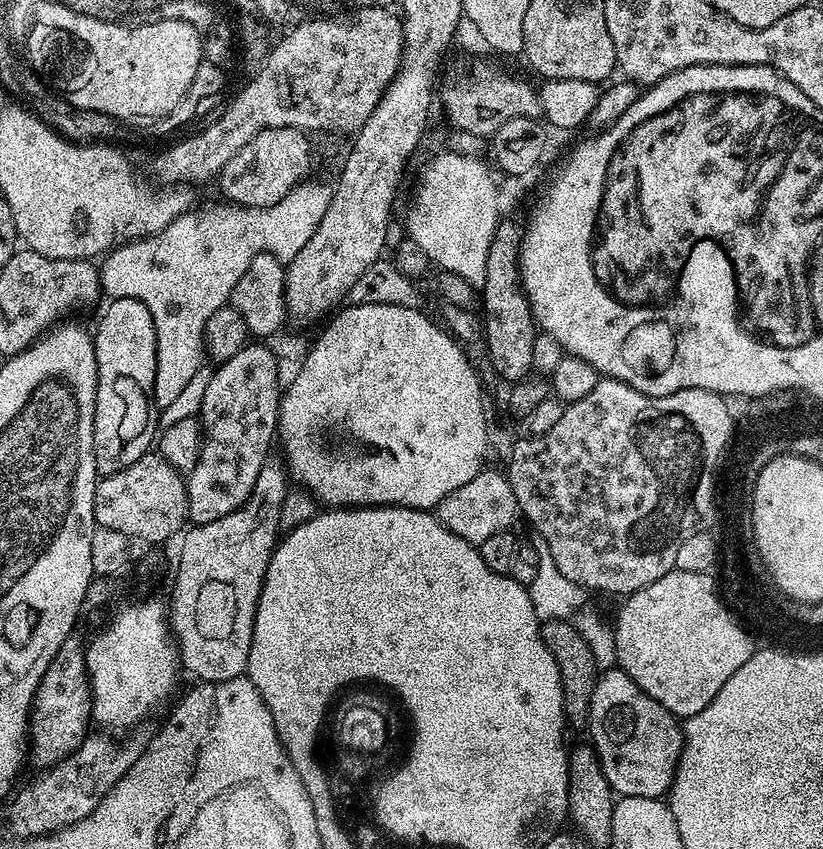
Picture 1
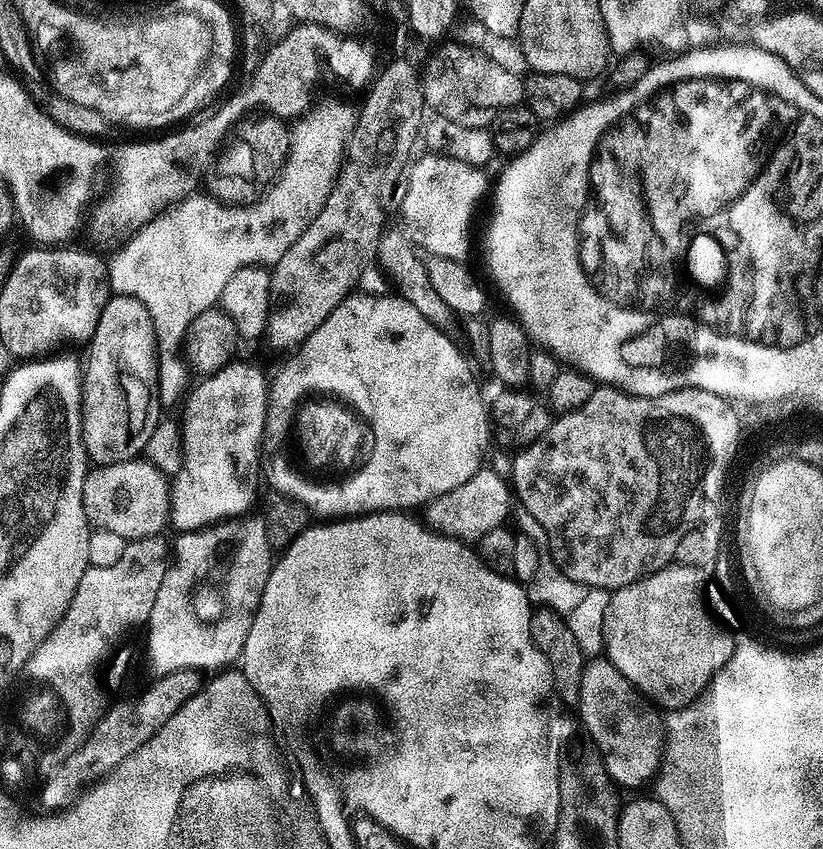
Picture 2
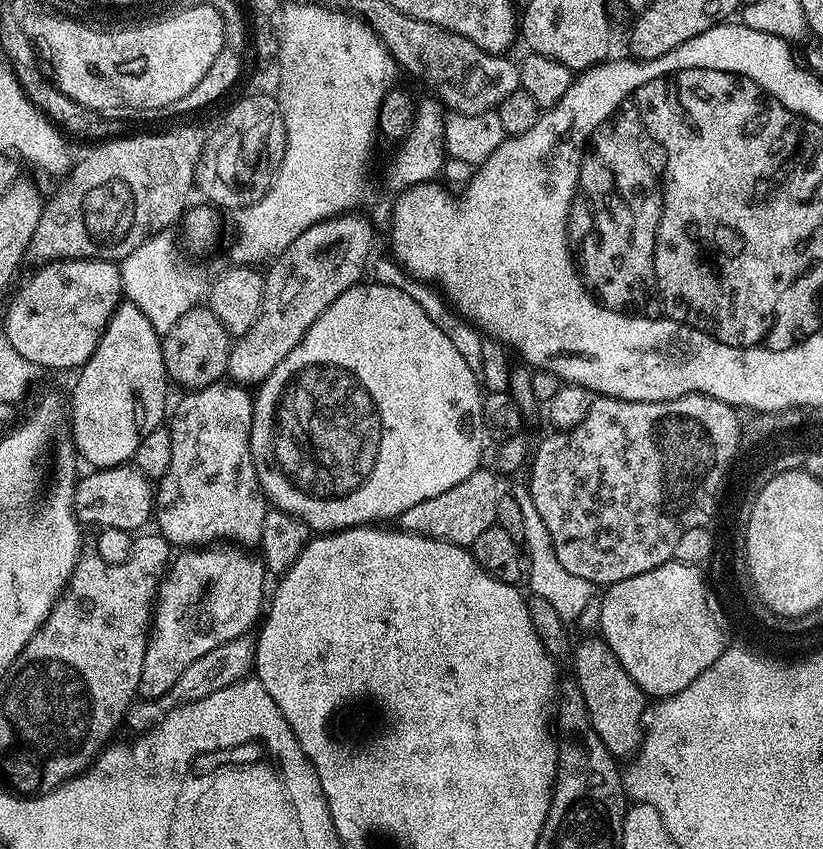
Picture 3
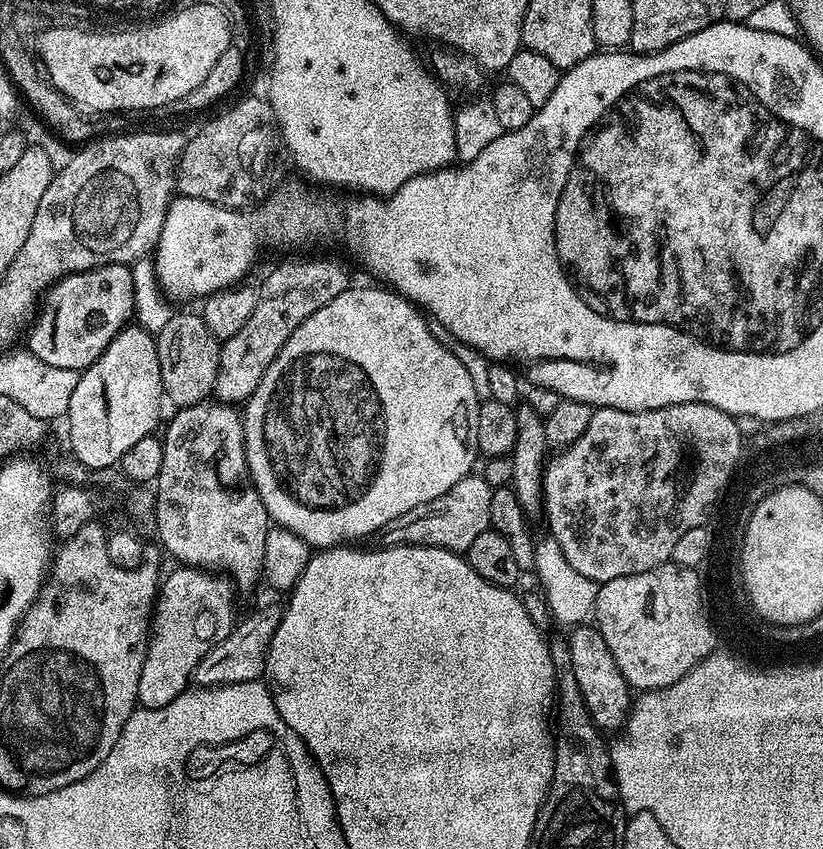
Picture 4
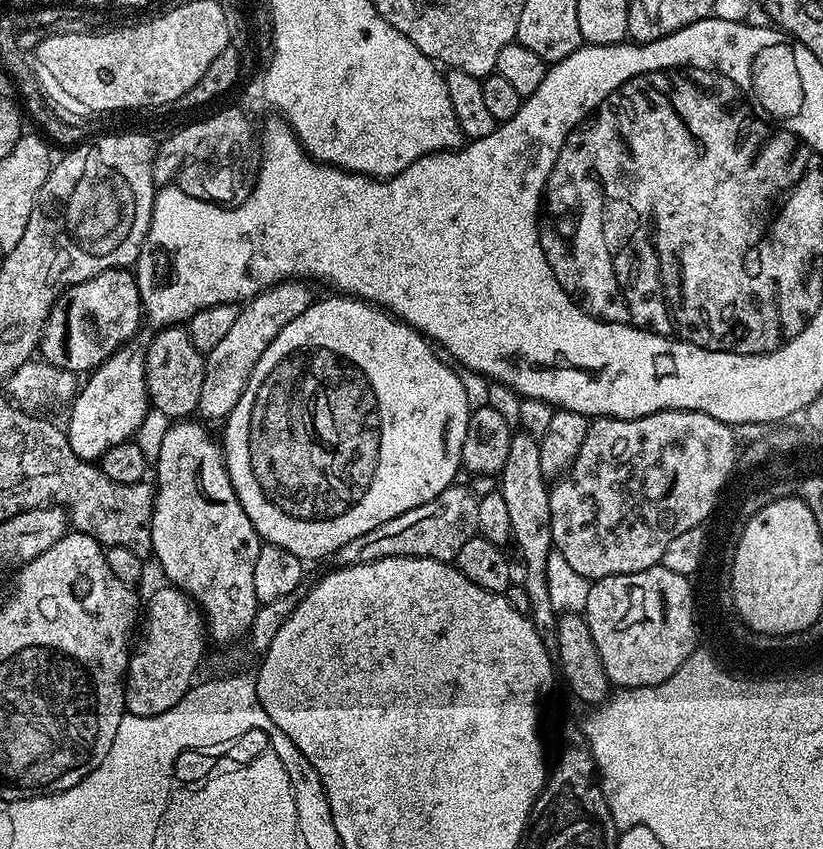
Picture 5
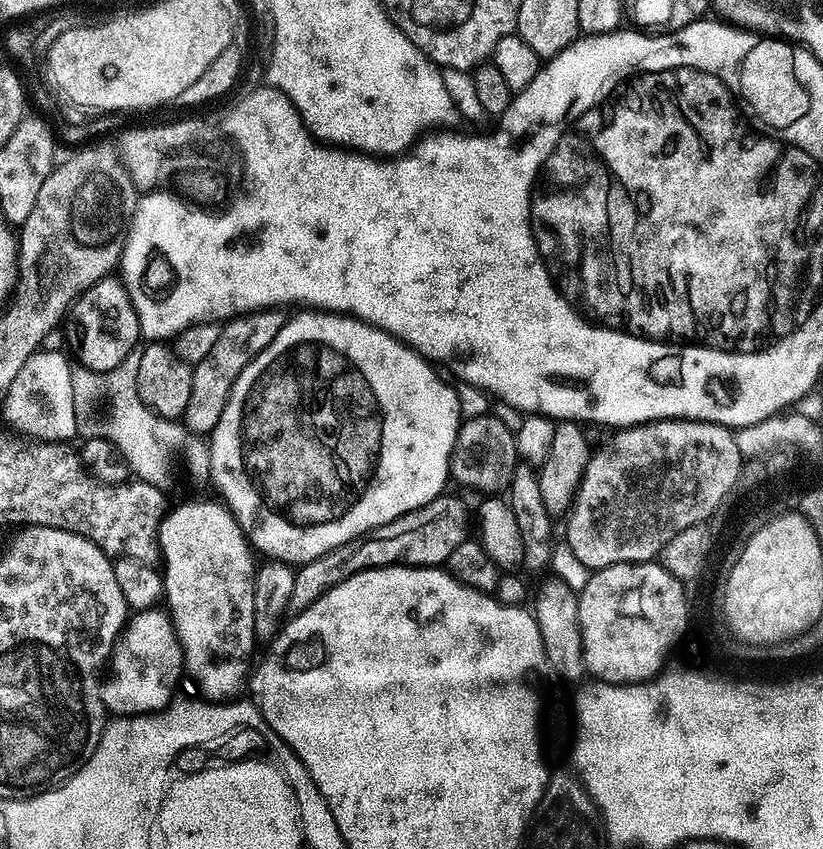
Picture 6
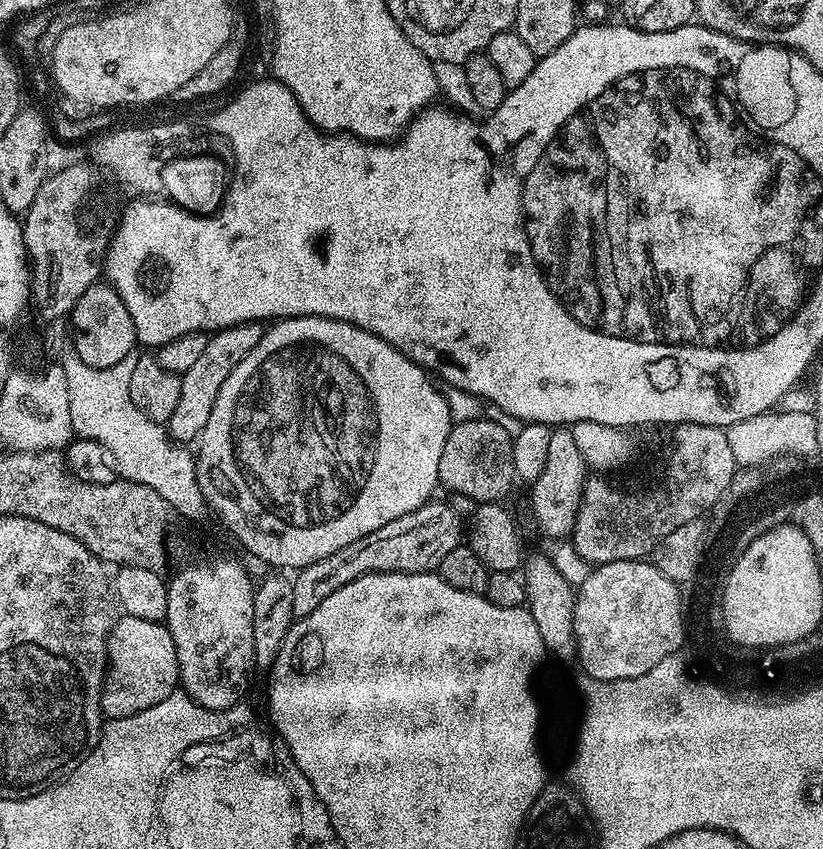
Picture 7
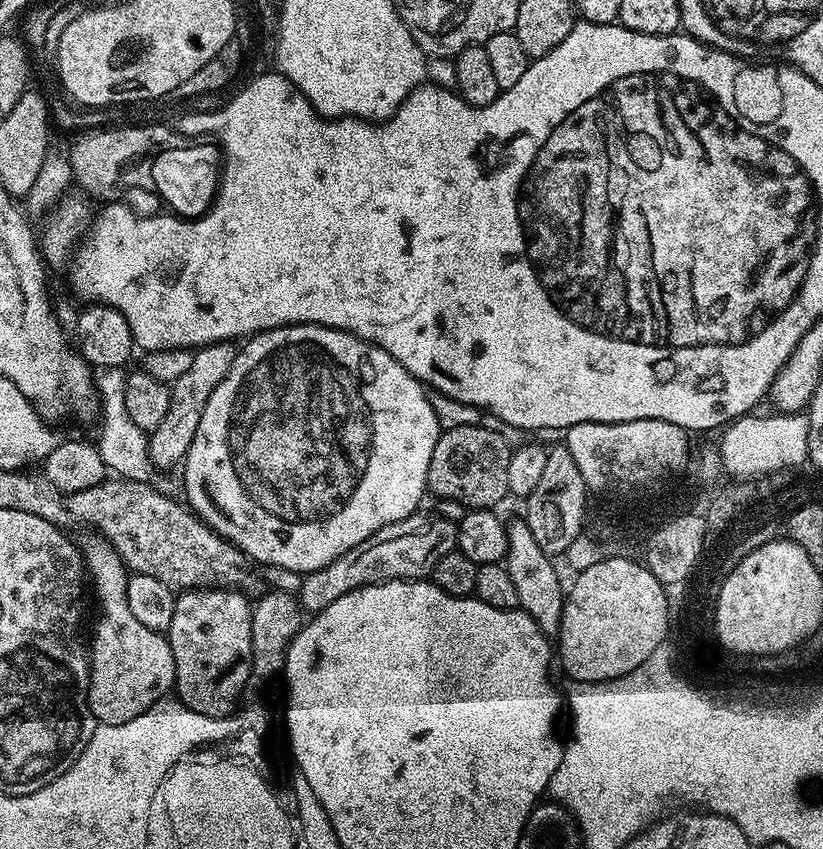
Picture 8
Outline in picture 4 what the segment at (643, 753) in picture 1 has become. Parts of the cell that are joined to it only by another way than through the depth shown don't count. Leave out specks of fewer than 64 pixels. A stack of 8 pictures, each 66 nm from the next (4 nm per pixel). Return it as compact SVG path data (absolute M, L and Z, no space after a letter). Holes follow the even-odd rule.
M588 626L573 627L566 636L569 644L571 661L574 664L575 679L578 682L578 690L582 690L582 698L586 698L588 713L592 715L592 723L594 725L602 730L603 728L610 728L616 725L619 727L630 708L630 696L628 700L630 686L624 681L624 675L618 670L616 663L600 634L599 628L595 626L586 627Z

